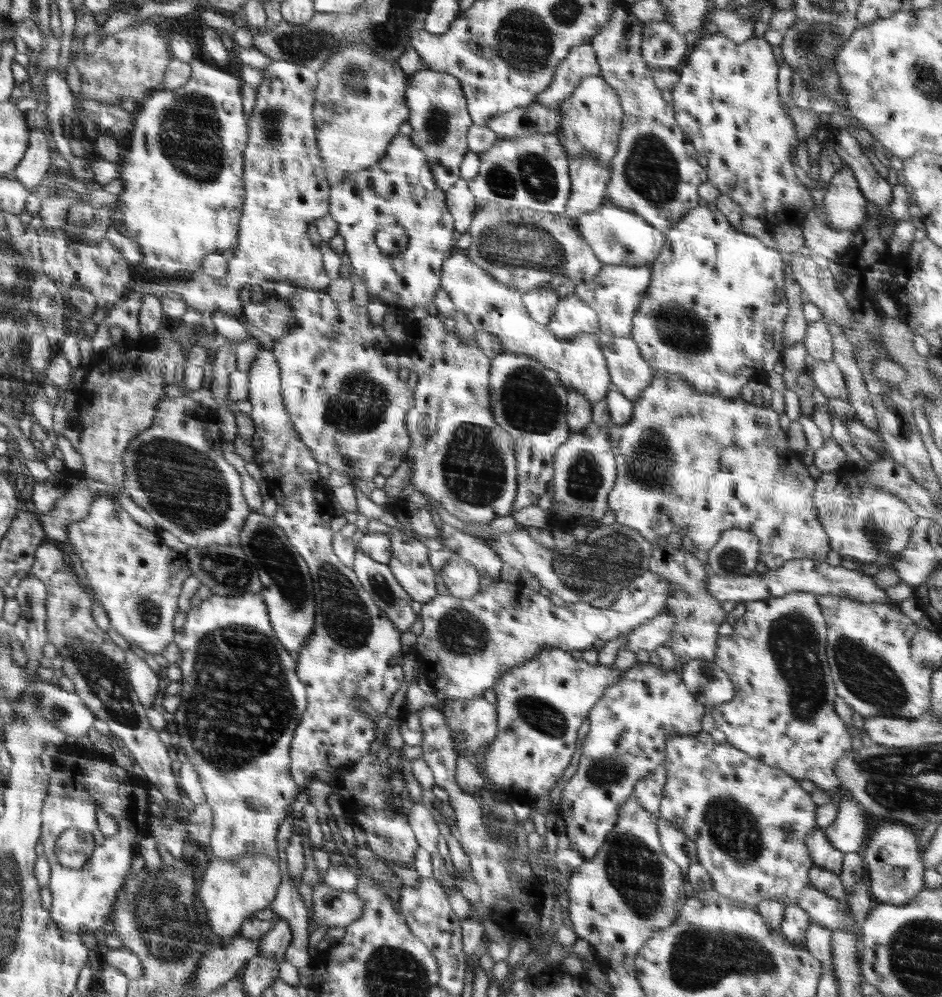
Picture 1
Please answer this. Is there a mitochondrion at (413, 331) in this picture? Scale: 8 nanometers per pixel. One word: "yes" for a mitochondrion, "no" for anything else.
no

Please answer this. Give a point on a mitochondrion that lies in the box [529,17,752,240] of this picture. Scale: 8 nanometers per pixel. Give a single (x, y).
(651, 170)

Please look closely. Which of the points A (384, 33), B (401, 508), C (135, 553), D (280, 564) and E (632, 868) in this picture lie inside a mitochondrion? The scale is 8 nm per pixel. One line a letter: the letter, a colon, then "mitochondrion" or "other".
A: mitochondrion
B: other
C: other
D: mitochondrion
E: mitochondrion

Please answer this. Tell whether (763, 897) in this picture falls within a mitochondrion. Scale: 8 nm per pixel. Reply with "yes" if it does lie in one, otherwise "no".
no

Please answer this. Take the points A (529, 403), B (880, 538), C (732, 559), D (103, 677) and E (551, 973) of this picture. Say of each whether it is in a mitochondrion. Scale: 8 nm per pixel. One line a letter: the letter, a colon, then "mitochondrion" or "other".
A: mitochondrion
B: mitochondrion
C: mitochondrion
D: mitochondrion
E: other

